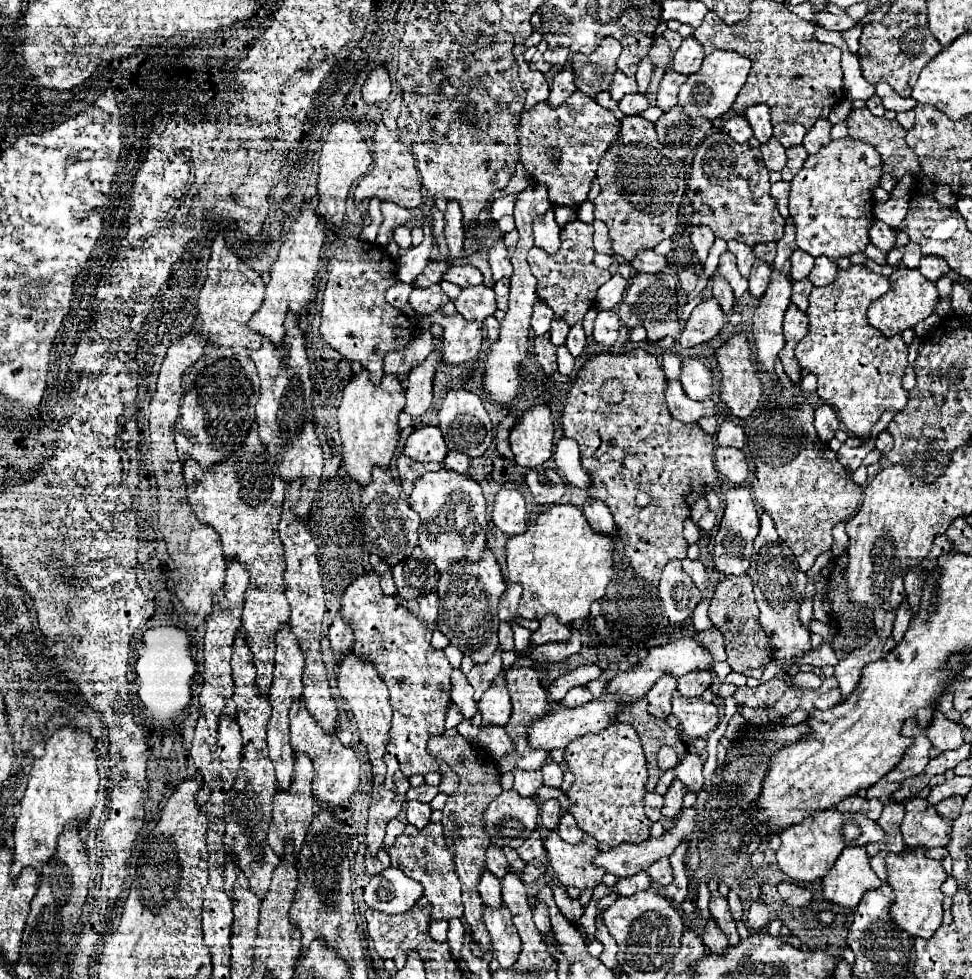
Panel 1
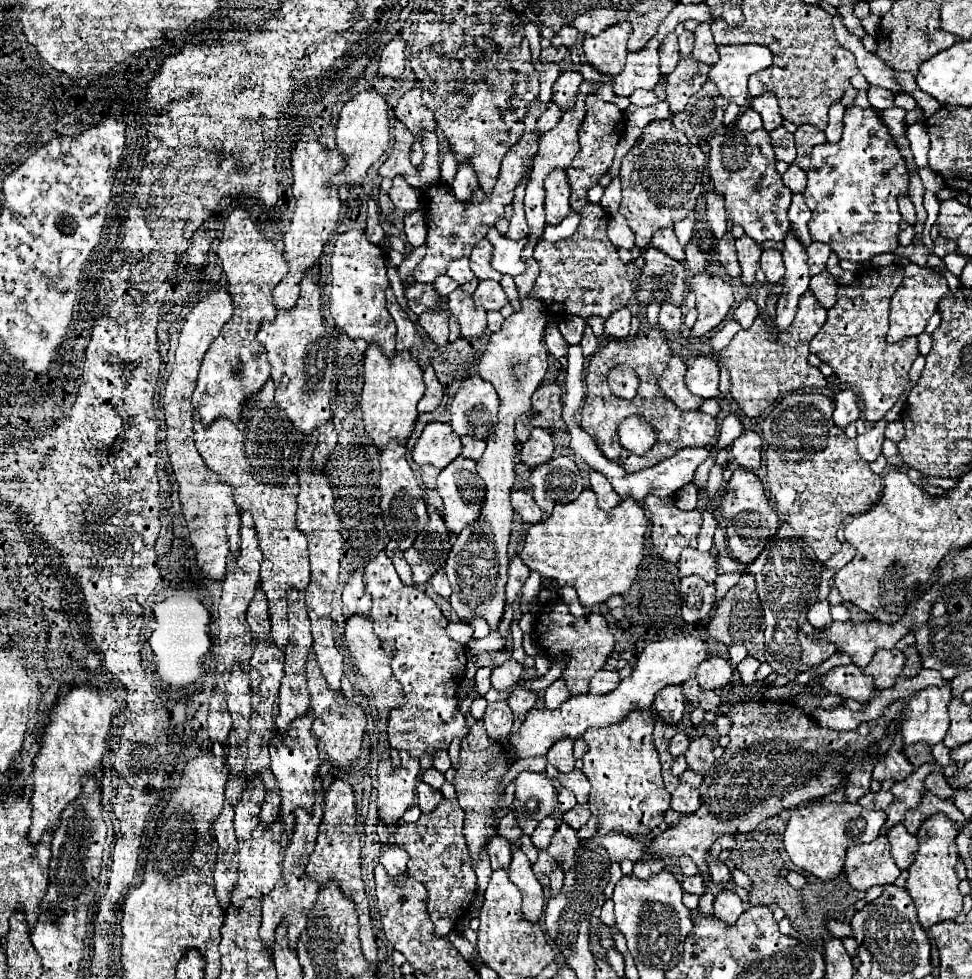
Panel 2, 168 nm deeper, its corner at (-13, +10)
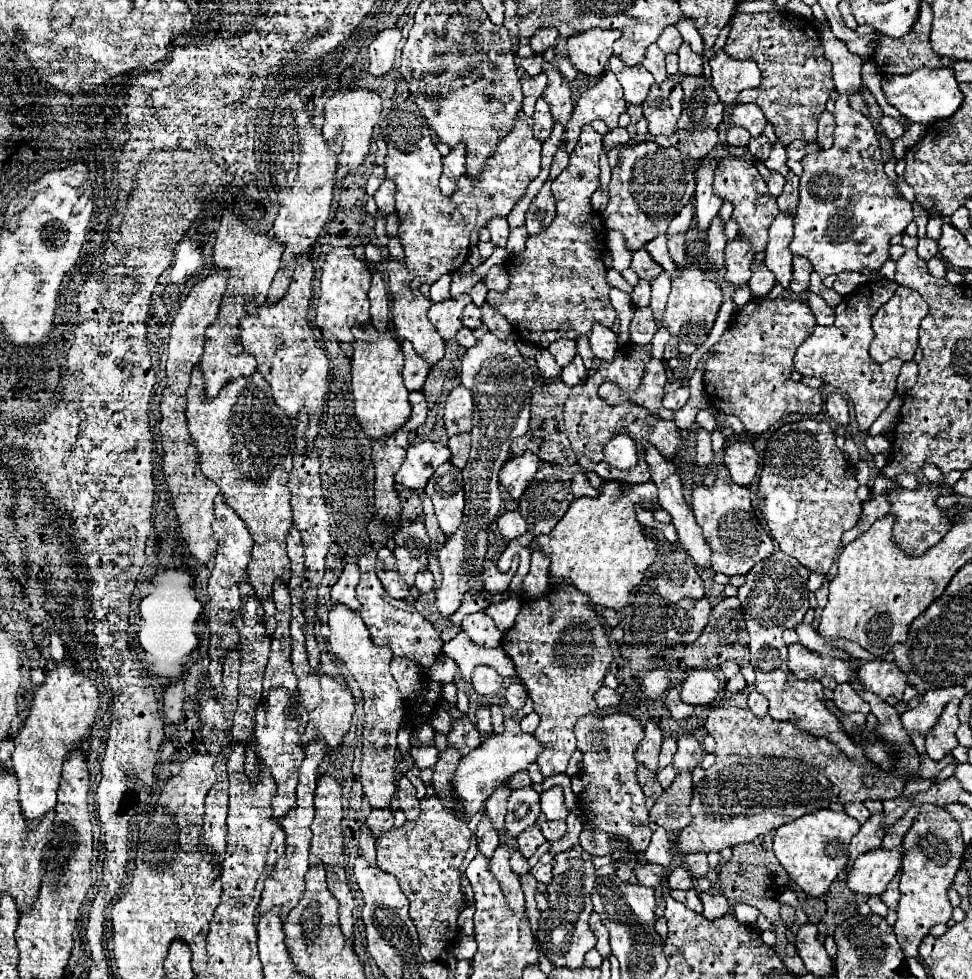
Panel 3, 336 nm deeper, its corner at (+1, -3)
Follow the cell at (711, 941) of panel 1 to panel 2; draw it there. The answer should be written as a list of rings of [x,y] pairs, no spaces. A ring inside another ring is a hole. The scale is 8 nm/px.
[[[722,890],[716,894],[714,916],[718,920],[722,920],[724,924],[734,924],[742,912],[744,912],[744,906],[738,894],[734,894],[732,890]]]

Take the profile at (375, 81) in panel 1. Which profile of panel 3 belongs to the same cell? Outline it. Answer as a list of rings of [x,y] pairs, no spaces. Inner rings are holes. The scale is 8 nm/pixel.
[[[398,27],[384,29],[374,39],[374,43],[368,47],[368,53],[370,53],[370,73],[374,77],[380,77],[380,75],[388,73],[388,69],[392,69],[396,47],[398,47],[400,39],[402,39],[402,33],[400,33]]]

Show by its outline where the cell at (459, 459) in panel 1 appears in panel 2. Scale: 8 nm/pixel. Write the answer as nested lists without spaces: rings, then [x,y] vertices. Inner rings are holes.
[[[462,436],[462,456],[470,458],[470,460],[480,460],[482,452],[486,448],[484,440],[476,440],[470,436]]]

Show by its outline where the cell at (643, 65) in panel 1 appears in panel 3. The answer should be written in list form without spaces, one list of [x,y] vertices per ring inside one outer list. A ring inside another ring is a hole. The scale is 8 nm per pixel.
[[[652,43],[646,51],[646,59],[642,61],[642,65],[654,75],[656,83],[662,83],[668,77],[666,67],[664,67],[664,57],[666,57],[666,53],[656,43]]]

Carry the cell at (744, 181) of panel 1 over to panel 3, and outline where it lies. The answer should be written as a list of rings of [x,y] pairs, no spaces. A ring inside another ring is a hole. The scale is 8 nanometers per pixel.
[[[730,155],[724,157],[718,163],[714,191],[722,199],[728,199],[734,203],[732,219],[736,219],[736,223],[740,227],[740,235],[746,235],[752,241],[754,251],[764,251],[766,241],[768,241],[768,227],[774,221],[774,217],[778,215],[778,205],[776,205],[776,199],[770,195],[766,181],[762,179],[758,169],[754,167],[754,163],[748,159],[734,159]]]

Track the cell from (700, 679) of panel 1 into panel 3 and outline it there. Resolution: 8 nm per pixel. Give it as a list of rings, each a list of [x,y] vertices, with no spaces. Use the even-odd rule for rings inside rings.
[[[696,669],[682,683],[682,701],[688,705],[710,705],[720,693],[720,683],[714,671]]]

